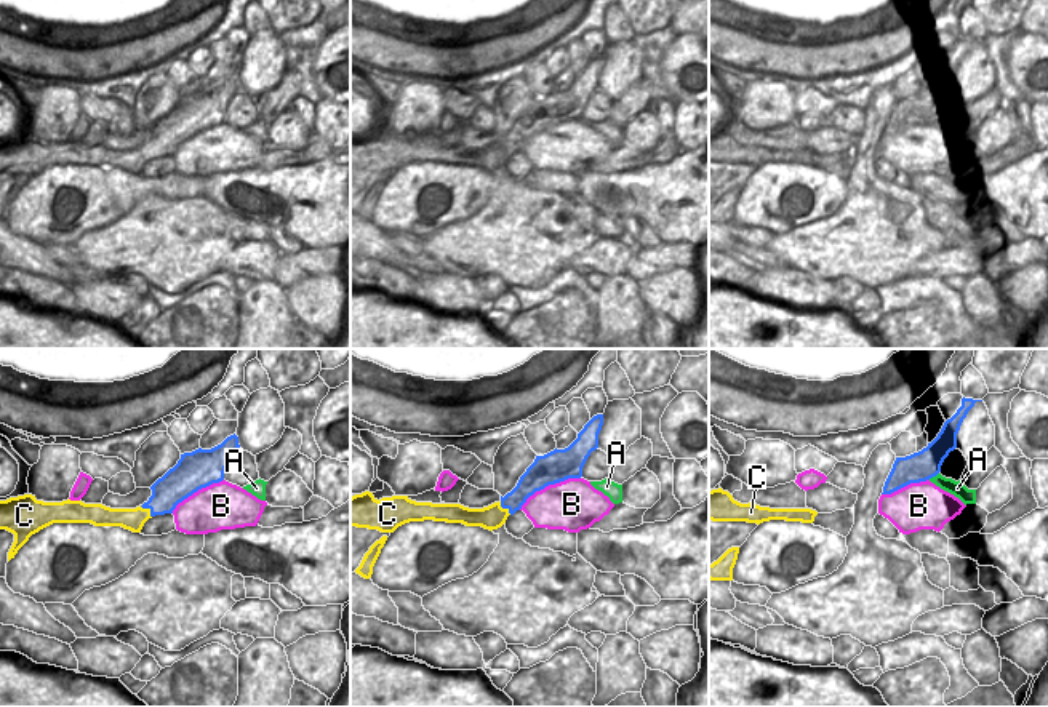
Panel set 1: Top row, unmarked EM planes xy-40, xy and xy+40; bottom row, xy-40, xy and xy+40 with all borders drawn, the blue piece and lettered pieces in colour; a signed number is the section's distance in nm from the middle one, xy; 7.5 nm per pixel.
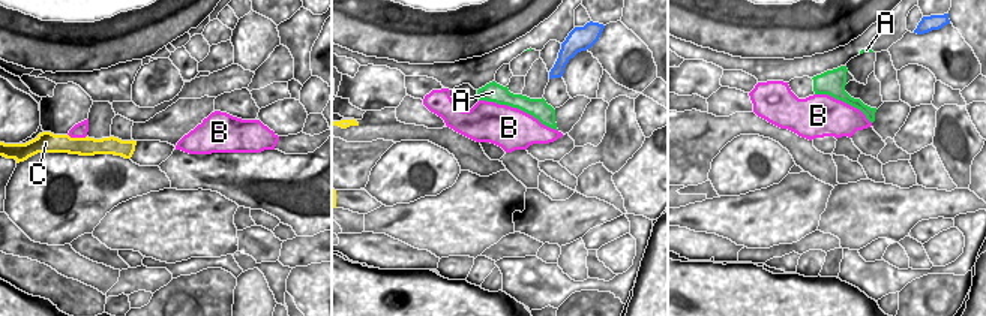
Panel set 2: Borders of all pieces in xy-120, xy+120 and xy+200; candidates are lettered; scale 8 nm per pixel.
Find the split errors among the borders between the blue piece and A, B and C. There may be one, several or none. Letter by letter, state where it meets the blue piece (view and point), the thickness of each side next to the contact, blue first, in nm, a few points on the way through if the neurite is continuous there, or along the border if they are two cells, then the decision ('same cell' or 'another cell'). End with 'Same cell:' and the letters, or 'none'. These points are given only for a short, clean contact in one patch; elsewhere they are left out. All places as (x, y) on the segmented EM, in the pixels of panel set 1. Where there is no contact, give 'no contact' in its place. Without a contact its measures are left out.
A: xy+40 (933, 475) | 220/120 nm | along xy+40 (938, 472), (928, 479) | another cell
B: xy (548, 485) | 240/400 nm | another cell
C: xy (504, 507) | 150/180 nm | another cell
Same cell: none

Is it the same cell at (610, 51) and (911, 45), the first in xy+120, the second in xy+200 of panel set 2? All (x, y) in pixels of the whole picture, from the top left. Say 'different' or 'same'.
same

